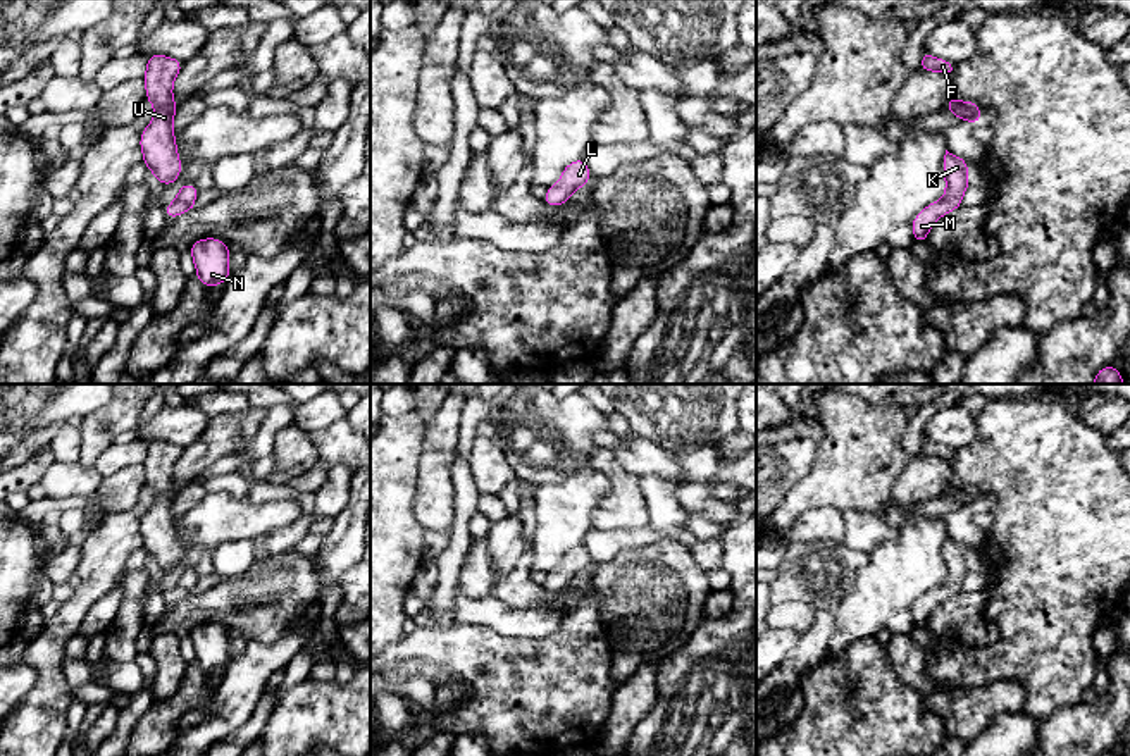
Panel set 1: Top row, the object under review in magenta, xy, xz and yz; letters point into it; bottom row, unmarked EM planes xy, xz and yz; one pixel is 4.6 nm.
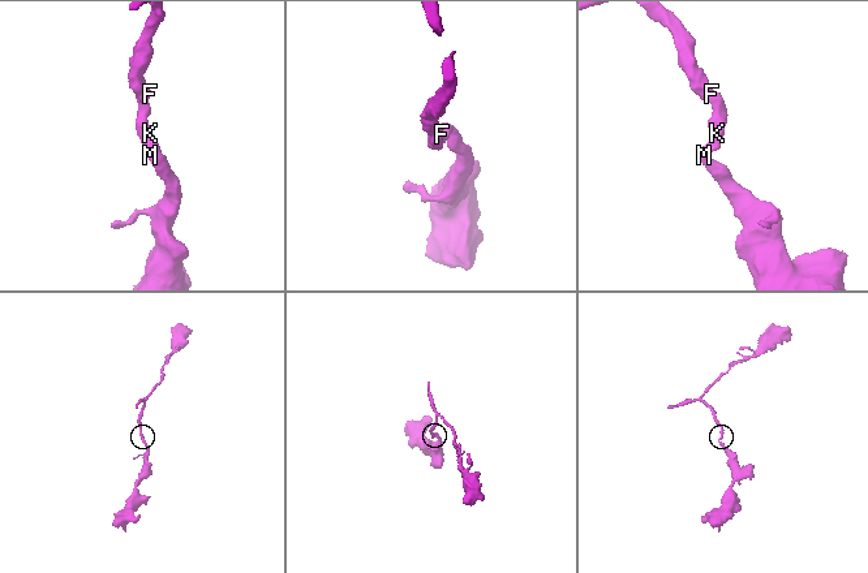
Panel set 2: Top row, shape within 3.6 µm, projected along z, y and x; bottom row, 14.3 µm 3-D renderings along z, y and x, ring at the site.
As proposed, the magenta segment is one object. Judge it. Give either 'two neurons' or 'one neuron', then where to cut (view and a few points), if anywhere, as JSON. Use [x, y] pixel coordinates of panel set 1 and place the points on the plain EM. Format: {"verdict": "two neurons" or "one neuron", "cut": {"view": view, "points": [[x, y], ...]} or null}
{"verdict": "one neuron", "cut": null}

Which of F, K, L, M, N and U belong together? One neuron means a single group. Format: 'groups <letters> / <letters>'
groups F K L M N U

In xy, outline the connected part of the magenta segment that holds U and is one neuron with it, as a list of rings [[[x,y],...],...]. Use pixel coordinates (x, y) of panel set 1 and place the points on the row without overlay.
[[[146,441],[148,451],[143,462],[146,486],[155,493],[155,503],[141,518],[140,532],[145,551],[165,573],[181,560],[172,505],[177,496],[172,486],[172,470],[183,448],[165,441]]]

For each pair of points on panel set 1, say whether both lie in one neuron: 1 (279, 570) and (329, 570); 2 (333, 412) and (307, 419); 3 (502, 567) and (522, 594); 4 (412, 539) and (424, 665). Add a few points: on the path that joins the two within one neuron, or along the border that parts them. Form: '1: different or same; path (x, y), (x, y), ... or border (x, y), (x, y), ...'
1: different; border (314, 563), (321, 584)
2: same; path (326, 412), (314, 415)
3: different; border (526, 548), (519, 560), (498, 579)
4: different; border (407, 634), (388, 646)

